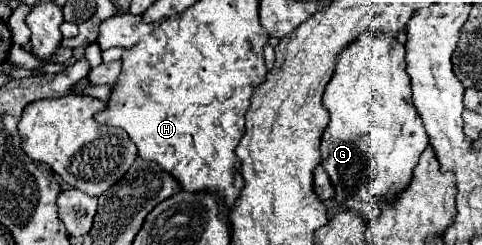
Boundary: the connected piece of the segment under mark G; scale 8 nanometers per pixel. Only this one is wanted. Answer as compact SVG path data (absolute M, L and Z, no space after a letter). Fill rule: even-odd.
M364 33L364 37L350 43L338 55L334 77L324 91L324 107L330 113L330 123L322 135L322 167L336 191L334 199L344 203L344 209L356 211L366 221L378 221L380 203L396 201L398 195L408 189L418 157L430 145L418 109L412 103L404 47L396 39L378 37L378 33Z

